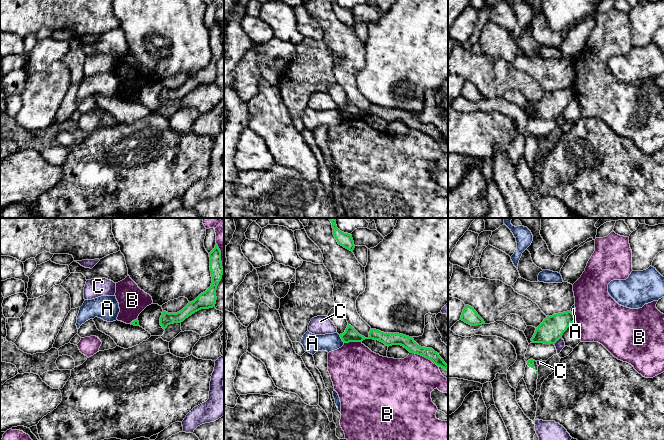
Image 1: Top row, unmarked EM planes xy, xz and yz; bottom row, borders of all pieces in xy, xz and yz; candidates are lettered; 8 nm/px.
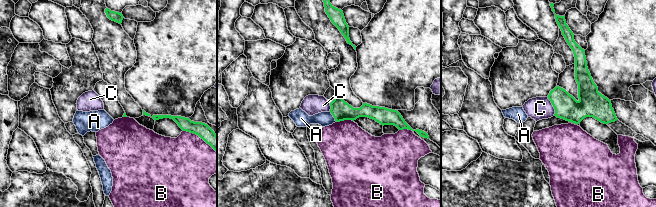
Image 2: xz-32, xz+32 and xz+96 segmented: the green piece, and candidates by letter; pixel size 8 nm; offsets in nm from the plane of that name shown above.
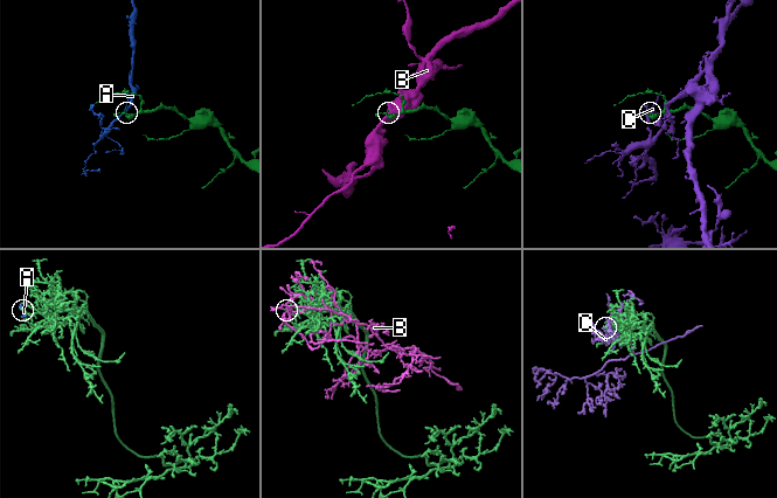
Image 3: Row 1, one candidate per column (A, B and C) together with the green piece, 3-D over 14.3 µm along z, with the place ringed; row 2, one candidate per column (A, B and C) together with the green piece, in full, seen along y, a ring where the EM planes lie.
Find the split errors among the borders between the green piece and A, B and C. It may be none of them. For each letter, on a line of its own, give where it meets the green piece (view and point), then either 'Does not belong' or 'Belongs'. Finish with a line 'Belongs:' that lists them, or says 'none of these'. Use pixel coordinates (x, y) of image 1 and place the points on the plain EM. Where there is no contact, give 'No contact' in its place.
A: Touches green at xz (341, 114). Does not belong
B: Touches green at xz (424, 132). Does not belong
C: Touches green at yz (557, 116). Does not belong
Belongs: none of these

